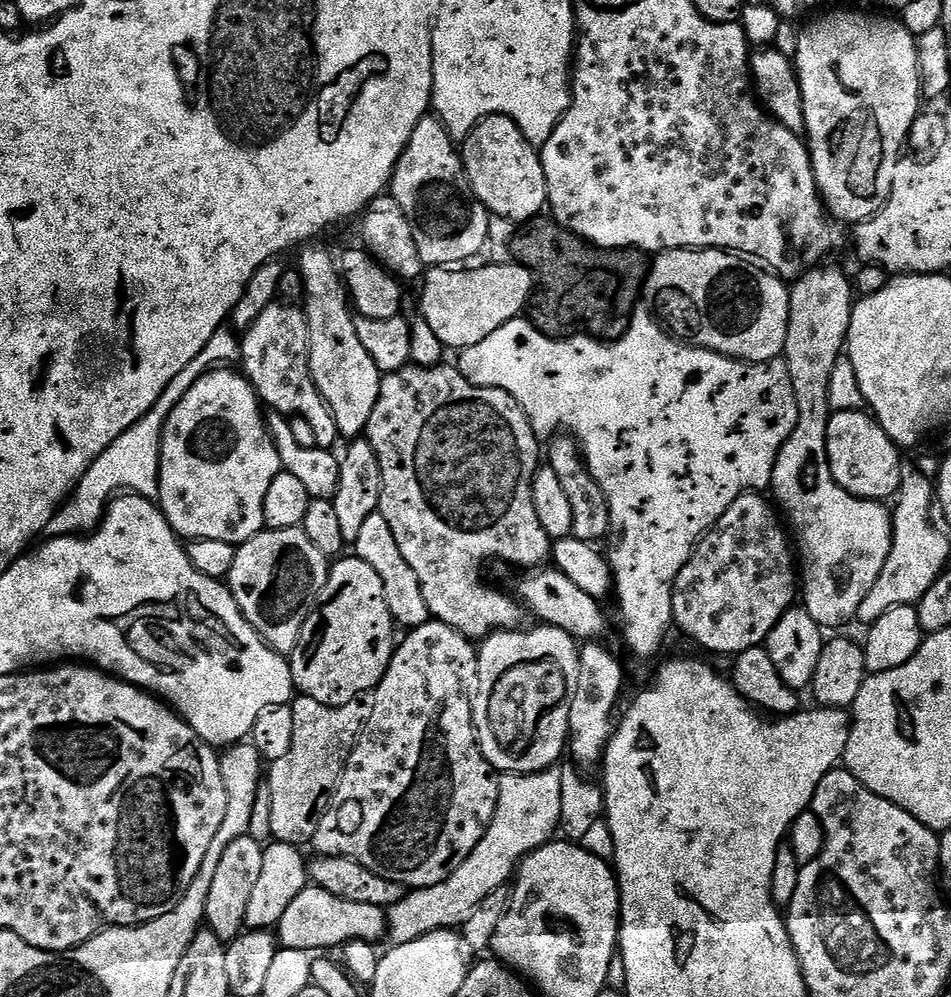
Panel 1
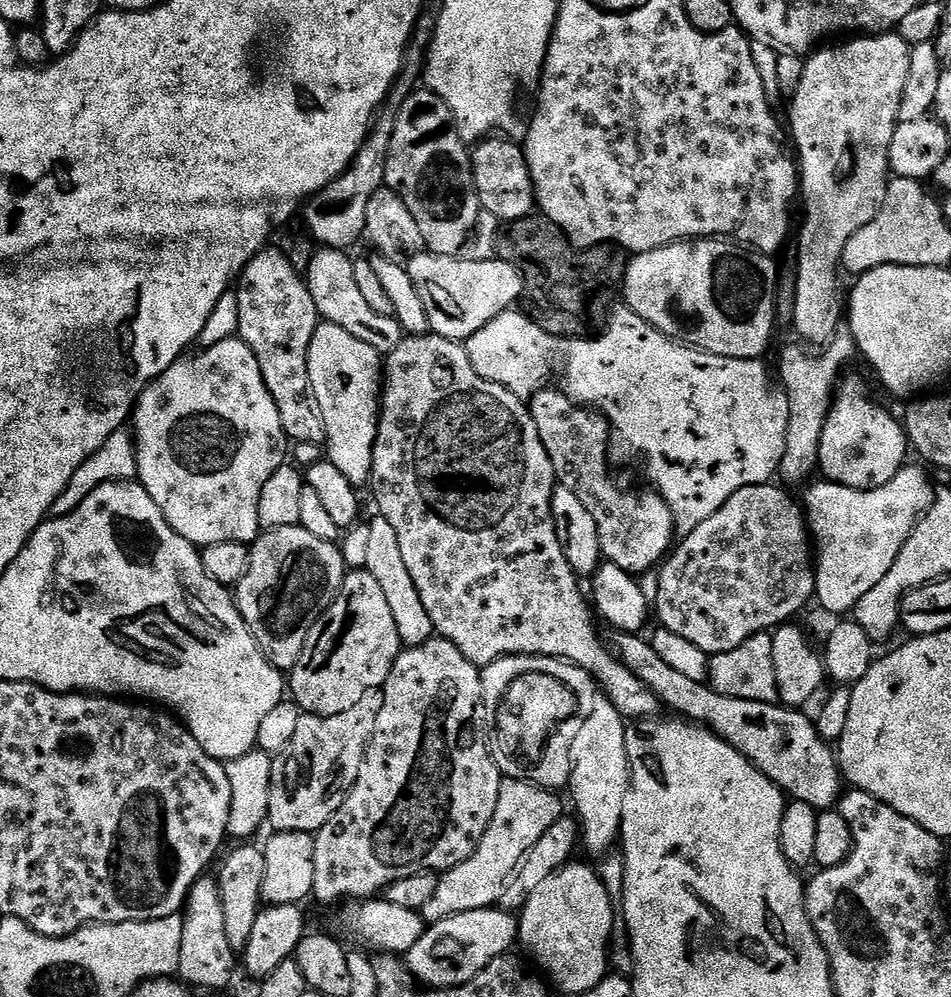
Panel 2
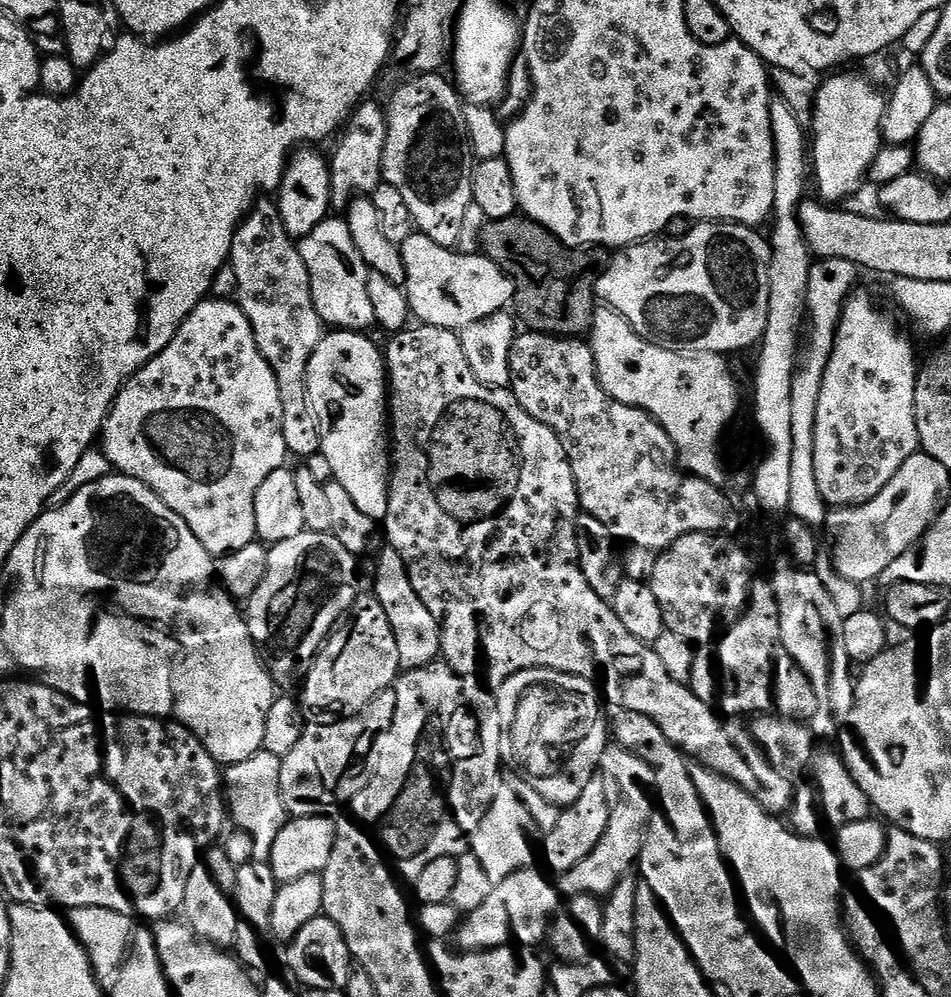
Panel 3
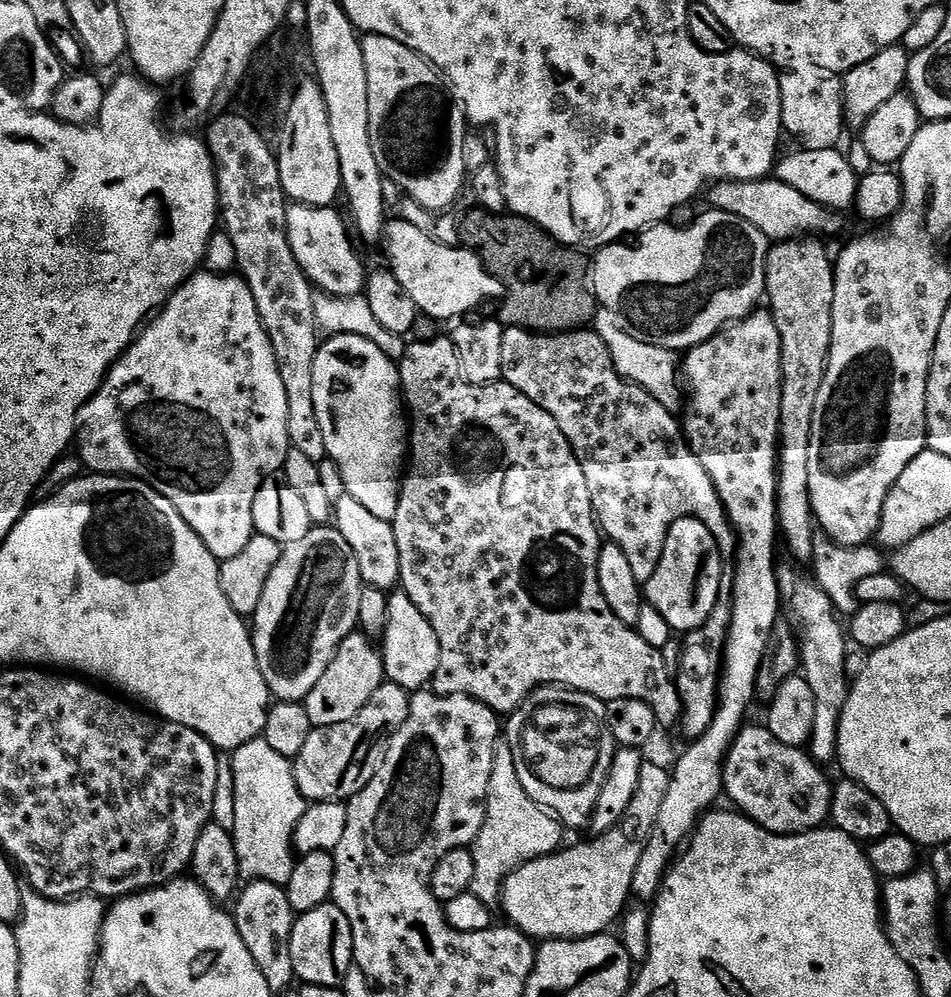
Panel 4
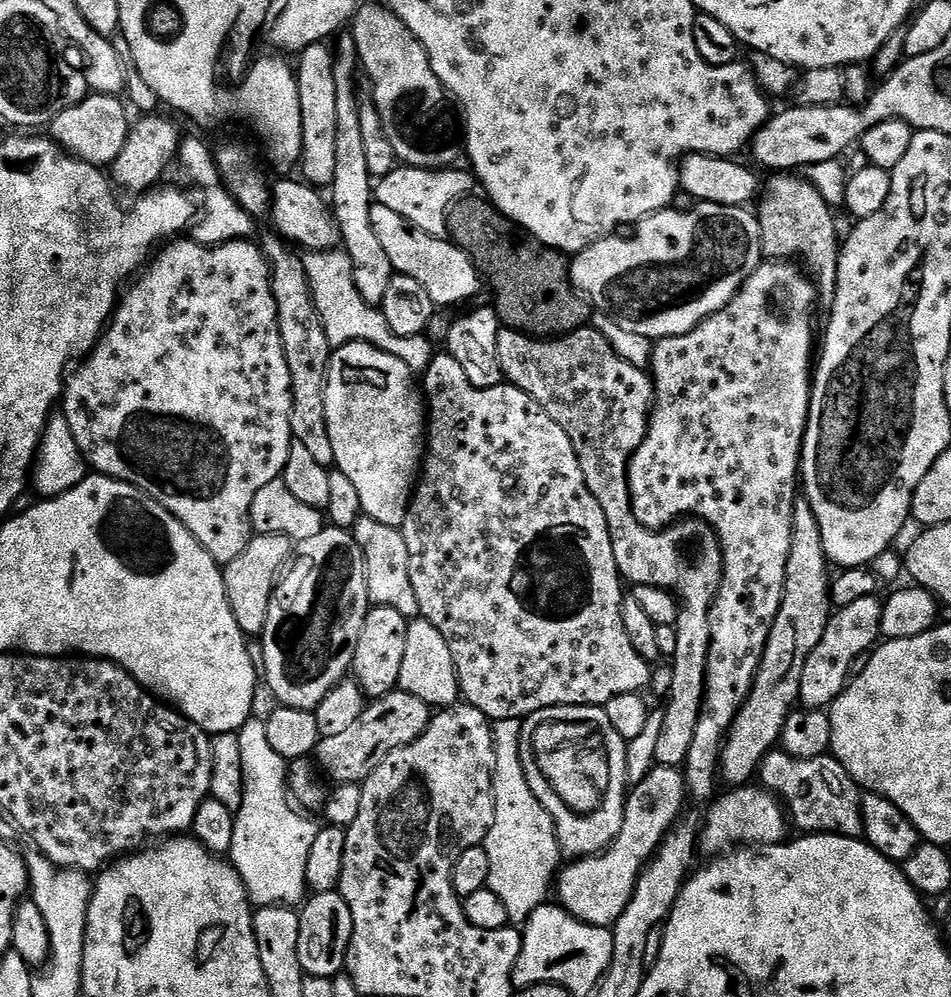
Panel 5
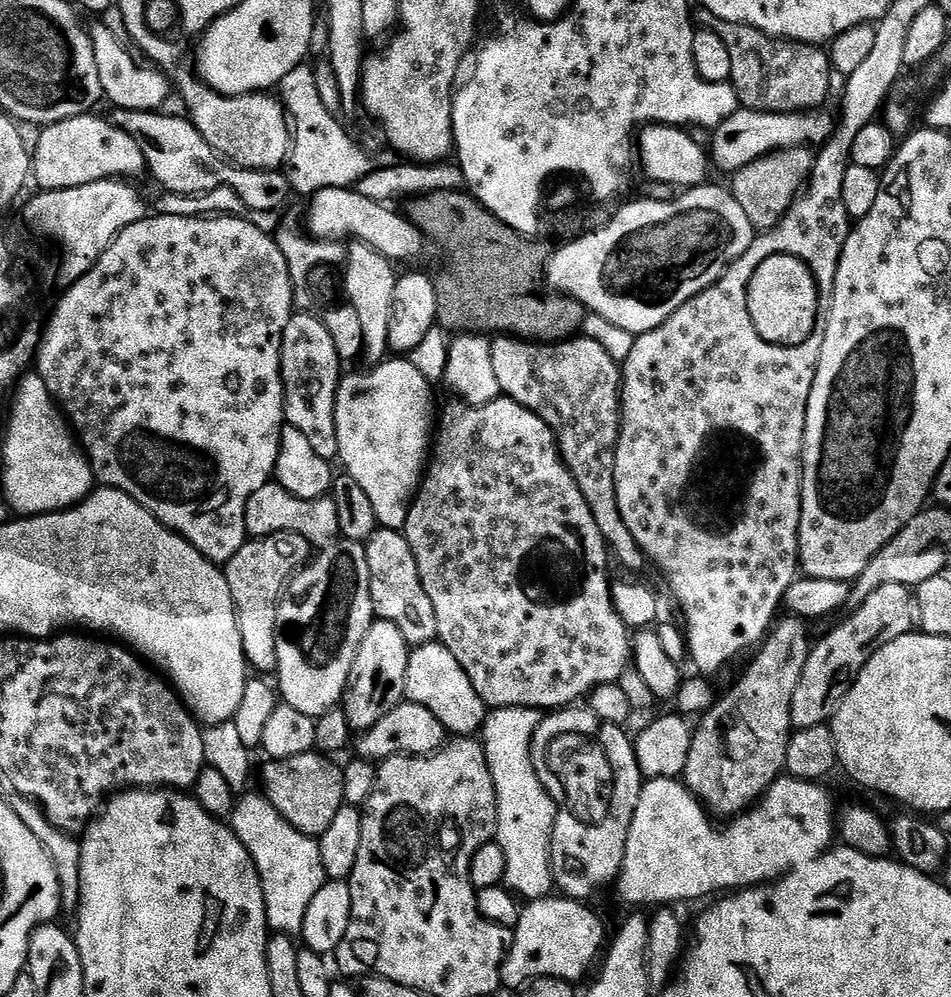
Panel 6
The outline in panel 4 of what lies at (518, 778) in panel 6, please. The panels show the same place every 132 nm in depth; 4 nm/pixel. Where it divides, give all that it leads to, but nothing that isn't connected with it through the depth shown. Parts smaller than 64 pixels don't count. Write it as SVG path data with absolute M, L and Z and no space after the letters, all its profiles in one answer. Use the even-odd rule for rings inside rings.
M507 742L496 745L494 770L490 774L488 791L488 813L484 825L476 835L476 843L471 845L474 858L474 882L472 892L489 906L501 903L504 881L511 872L517 872L524 864L543 856L550 856L561 847L560 839L566 835L565 829L553 813L543 809L522 790L518 778L518 766L514 766L514 754Z

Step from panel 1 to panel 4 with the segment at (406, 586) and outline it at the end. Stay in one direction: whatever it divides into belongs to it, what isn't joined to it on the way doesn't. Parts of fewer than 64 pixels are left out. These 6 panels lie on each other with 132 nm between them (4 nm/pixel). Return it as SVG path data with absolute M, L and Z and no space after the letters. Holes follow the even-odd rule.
M402 590L393 591L388 597L388 626L382 637L382 655L385 677L410 694L427 689L438 670L438 634L434 634L434 626L426 622L422 610Z

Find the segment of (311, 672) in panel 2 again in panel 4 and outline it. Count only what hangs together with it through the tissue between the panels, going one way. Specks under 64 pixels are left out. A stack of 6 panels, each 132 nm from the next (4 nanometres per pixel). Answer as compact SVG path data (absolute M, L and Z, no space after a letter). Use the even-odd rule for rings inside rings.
M357 630L349 634L341 643L340 649L334 654L330 666L326 666L326 674L318 678L318 686L310 690L310 694L303 700L306 714L310 714L313 728L338 726L338 722L350 722L354 714L374 698L374 694L384 685L384 657L381 649L372 644L363 631Z

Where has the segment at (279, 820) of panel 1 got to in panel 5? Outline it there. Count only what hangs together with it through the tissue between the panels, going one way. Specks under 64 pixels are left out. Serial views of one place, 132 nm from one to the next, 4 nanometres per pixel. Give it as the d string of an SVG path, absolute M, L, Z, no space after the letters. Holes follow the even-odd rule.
M397 690L373 699L364 713L335 738L323 738L314 753L315 763L325 777L333 776L337 785L360 784L394 750L414 742L424 733L434 715L433 709L422 698ZM328 775L328 776L327 776Z

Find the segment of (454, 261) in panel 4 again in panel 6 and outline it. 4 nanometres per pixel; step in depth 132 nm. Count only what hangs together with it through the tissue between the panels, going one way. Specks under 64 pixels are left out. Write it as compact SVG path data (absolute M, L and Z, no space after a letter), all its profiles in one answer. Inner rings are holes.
M347 188L323 189L311 197L308 208L308 228L320 240L344 240L351 238L361 244L374 246L386 259L416 260L424 252L426 237L419 232L407 215L391 212L387 203L371 201L362 194Z

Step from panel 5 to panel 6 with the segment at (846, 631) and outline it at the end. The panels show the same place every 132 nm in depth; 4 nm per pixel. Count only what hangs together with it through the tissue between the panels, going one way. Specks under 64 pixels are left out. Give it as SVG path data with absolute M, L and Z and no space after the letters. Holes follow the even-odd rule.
M906 584L878 586L862 606L852 608L848 613L841 624L834 625L817 644L815 641L811 645L802 678L798 678L798 690L794 690L794 702L790 702L793 729L828 724L862 666L866 666L882 646L913 631L918 620L914 592Z

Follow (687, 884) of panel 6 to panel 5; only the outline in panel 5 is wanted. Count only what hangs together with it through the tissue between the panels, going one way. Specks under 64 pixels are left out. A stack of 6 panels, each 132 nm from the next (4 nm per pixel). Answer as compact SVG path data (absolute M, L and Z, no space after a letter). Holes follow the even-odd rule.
M653 767L629 791L624 805L622 830L618 830L612 847L604 849L599 856L582 856L561 867L554 888L555 895L560 895L560 907L590 926L611 928L616 924L634 894L640 871L656 853L656 847L663 842L664 835L685 811L684 800L686 789L683 771L680 768ZM736 786L728 793L717 795L711 801L712 809L708 817L703 817L698 845L701 853L709 852L709 857L715 858L727 854L741 846L767 846L769 844L783 844L789 835L790 820L786 809L771 792L763 787L748 788Z

